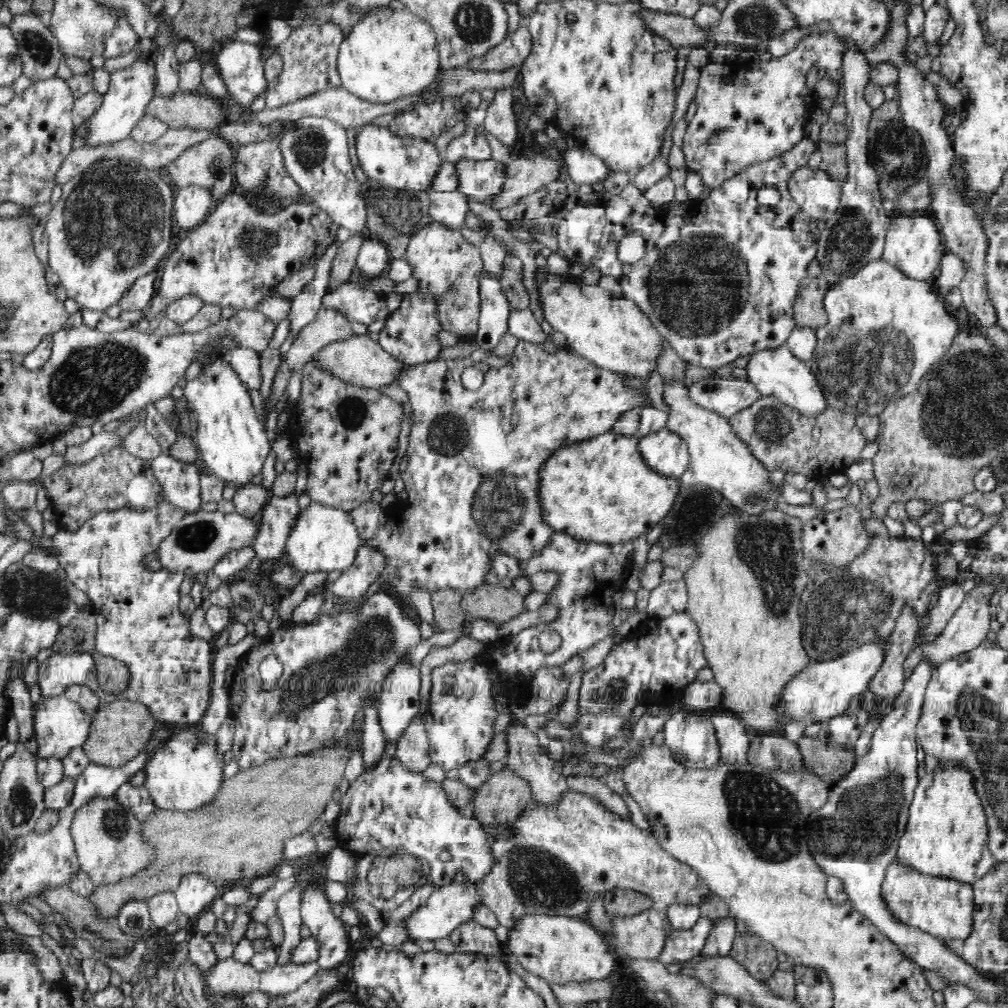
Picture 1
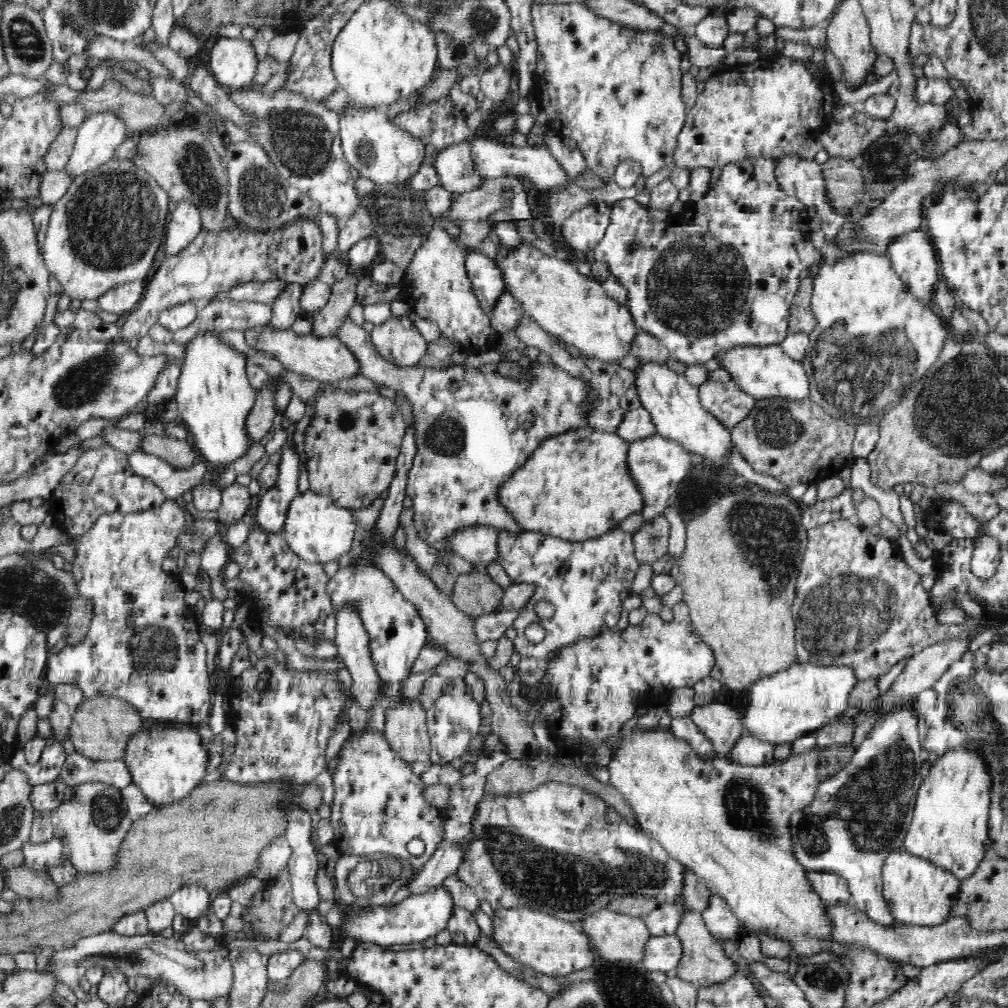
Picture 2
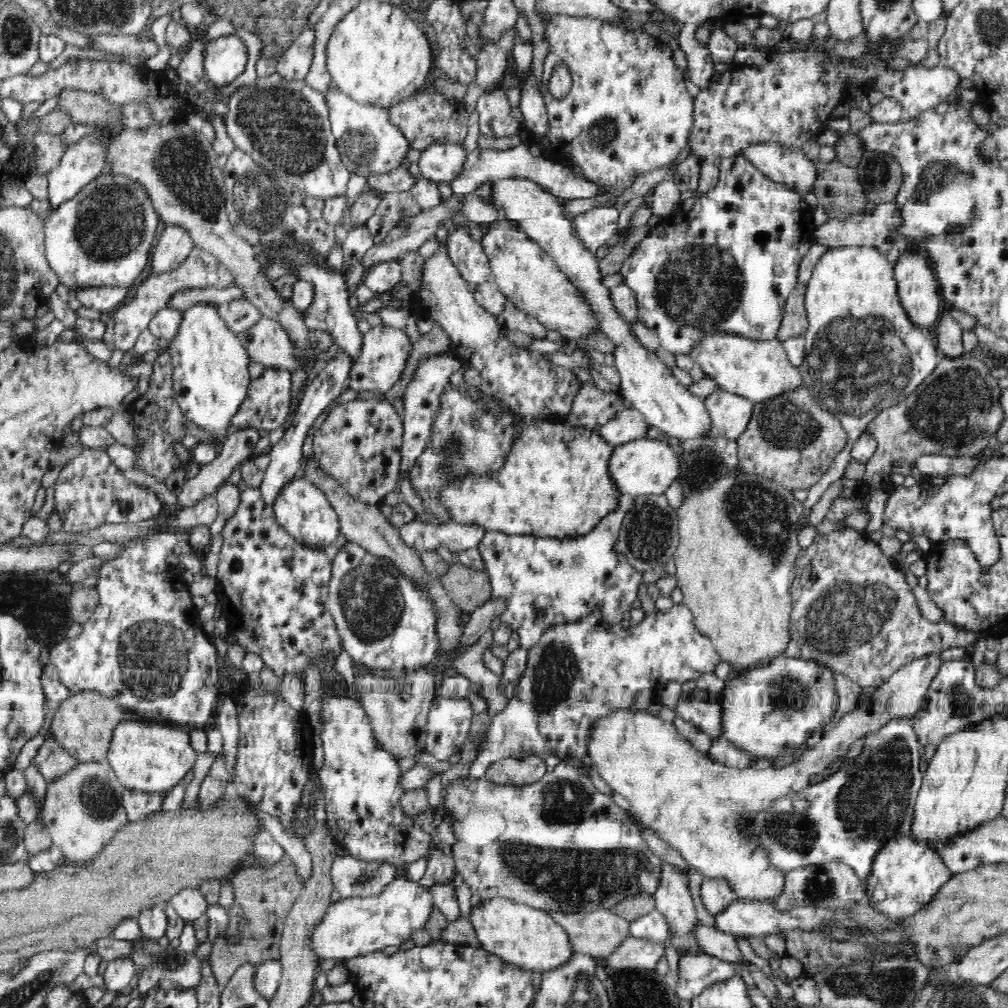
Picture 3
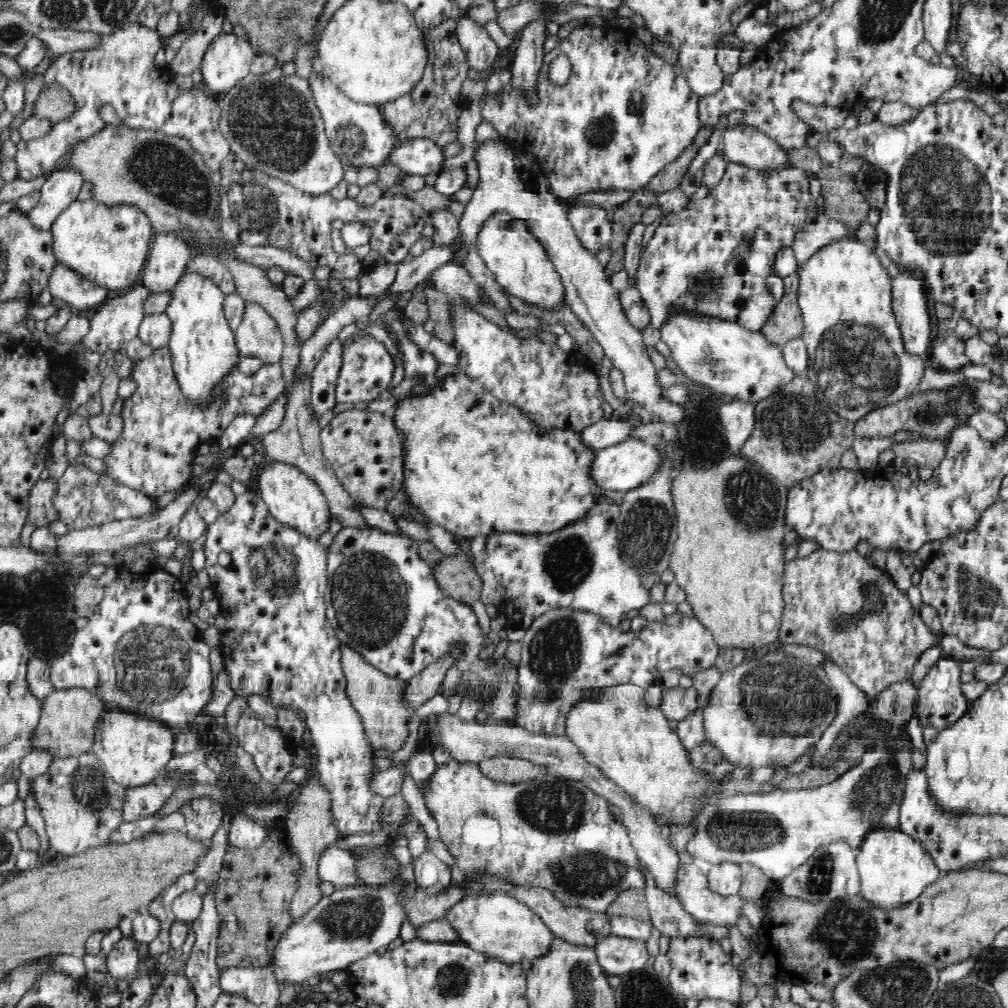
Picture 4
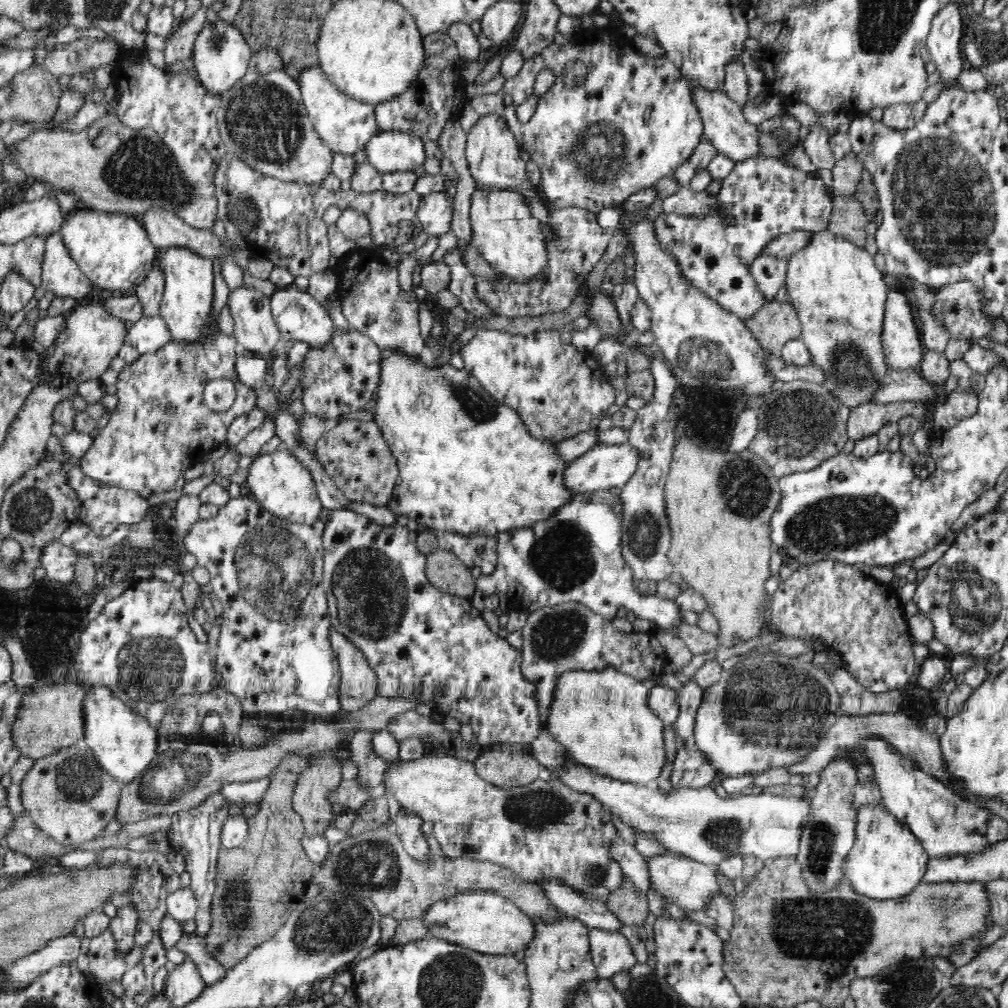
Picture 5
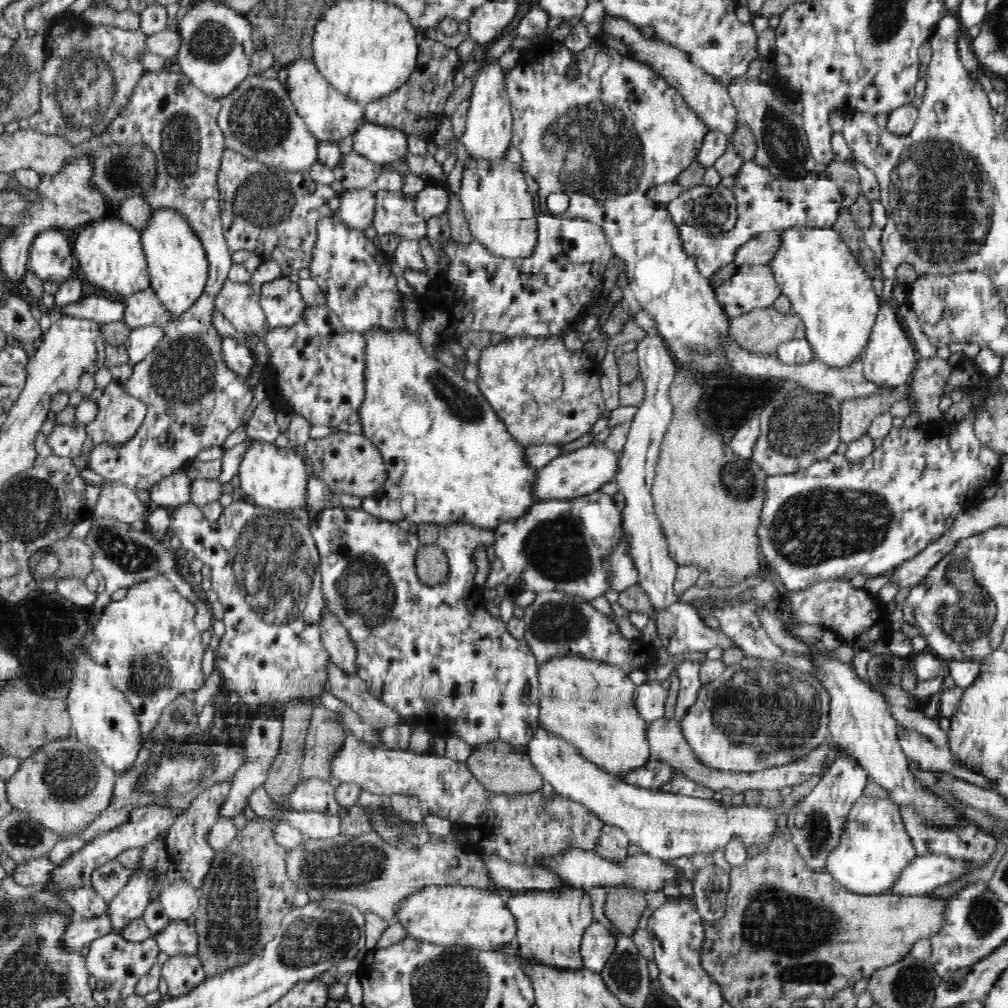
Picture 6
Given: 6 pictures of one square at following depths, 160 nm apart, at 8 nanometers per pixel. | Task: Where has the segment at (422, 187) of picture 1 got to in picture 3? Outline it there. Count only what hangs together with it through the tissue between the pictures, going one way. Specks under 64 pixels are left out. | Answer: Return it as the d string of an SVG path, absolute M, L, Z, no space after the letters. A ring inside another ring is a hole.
M334 84L324 97L331 113L332 133L336 137L341 159L350 172L364 177L370 174L384 175L404 164L410 152L410 141L400 129L391 124L388 110L356 102Z

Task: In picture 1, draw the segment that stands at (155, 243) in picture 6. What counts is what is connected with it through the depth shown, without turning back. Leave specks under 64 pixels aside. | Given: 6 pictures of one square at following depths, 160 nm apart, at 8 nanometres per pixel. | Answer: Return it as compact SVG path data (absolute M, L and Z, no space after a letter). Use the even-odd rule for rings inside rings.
M219 358L204 365L198 377L186 382L183 398L190 403L192 411L196 413L196 419L198 419L195 440L201 452L200 466L208 467L224 485L226 484L236 491L242 491L244 488L252 486L254 478L262 472L264 462L272 454L271 432L270 428L261 422L259 414L254 410L248 391L238 375Z

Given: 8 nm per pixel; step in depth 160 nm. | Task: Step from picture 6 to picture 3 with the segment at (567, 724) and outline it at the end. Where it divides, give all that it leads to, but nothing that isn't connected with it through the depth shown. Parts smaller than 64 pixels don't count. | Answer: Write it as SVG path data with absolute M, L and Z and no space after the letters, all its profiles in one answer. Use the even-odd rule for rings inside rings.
M933 652L928 653L927 655L921 656L916 660L912 660L908 664L903 664L900 668L892 674L888 678L888 680L881 684L878 688L875 689L873 693L869 695L864 695L863 699L860 701L858 708L856 710L852 710L848 714L845 714L840 718L840 722L832 727L830 732L826 733L820 739L820 742L816 743L814 747L810 748L810 750L805 750L800 756L798 756L798 760L792 762L792 764L788 764L788 766L784 766L783 768L732 768L726 766L725 764L720 764L718 761L712 760L710 756L707 754L696 750L690 742L684 736L681 736L677 732L677 728L673 722L663 721L660 719L660 716L651 715L646 712L643 708L631 708L627 710L618 710L618 712L614 712L614 714L610 716L606 716L606 718L602 718L602 720L598 720L596 722L596 726L594 726L592 743L588 744L588 755L592 761L594 761L594 765L596 765L596 769L600 772L600 776L604 778L604 782L610 786L616 793L622 794L626 800L630 803L631 810L637 814L637 817L641 820L643 824L646 824L648 828L653 829L657 836L665 840L673 848L673 850L678 851L683 857L684 860L690 864L690 866L694 866L696 870L698 870L698 874L703 876L703 878L708 878L712 880L723 880L728 886L733 890L733 894L737 896L737 900L743 900L743 902L761 902L761 904L774 904L776 902L776 898L784 892L784 888L786 888L786 874L787 872L784 869L780 869L780 867L774 865L772 863L772 859L770 859L770 853L768 853L768 849L762 845L761 840L758 840L754 843L754 838L756 838L756 831L752 830L752 816L754 814L759 814L759 812L770 812L772 808L774 808L774 804L776 804L776 800L780 800L782 796L788 796L792 792L802 792L802 790L806 790L816 778L819 778L823 771L832 763L834 760L839 757L844 756L848 752L848 748L850 748L850 744L858 739L865 738L870 732L876 732L876 730L880 730L880 727L883 724L886 724L889 720L892 720L892 717L908 717L913 718L916 714L917 708L921 705L921 701L923 700L923 696L928 692L928 688L930 688L930 684L932 684L932 680L938 676L938 672L940 672L940 668L942 668L942 664L944 664L944 660L942 660L942 654Z

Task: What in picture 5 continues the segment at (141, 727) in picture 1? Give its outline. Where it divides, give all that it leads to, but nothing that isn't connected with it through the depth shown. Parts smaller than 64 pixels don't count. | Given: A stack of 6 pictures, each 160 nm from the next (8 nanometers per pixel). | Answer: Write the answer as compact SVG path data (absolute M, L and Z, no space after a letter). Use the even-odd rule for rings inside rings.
M78 683L35 687L30 694L23 694L22 712L14 724L14 743L20 747L22 756L34 760L58 753L64 748L83 743L84 698L88 688Z

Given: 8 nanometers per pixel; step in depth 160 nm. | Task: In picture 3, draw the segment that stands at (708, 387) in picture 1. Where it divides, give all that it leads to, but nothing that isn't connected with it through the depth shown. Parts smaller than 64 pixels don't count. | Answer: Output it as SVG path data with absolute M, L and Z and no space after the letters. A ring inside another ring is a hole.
M720 387L715 388L704 401L712 419L713 430L736 441L746 430L755 402Z

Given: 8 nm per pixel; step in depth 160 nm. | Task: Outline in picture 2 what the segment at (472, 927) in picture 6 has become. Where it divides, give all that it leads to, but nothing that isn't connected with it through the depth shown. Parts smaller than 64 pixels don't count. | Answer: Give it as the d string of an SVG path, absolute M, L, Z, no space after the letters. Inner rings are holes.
M502 908L494 911L492 930L499 948L526 967L531 975L568 976L578 970L594 968L598 962L598 953L591 945L582 921L570 922L527 908Z

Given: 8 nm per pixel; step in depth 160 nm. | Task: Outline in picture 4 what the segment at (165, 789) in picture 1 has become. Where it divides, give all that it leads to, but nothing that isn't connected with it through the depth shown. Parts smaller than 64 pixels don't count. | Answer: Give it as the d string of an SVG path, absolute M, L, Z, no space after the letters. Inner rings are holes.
M108 708L100 716L100 722L98 722L98 729L96 730L97 740L95 748L92 750L98 759L102 761L104 770L108 771L110 776L120 786L123 786L125 789L131 789L149 785L161 776L161 773L168 766L168 763L171 762L171 759L174 759L178 755L174 754L176 745L175 731L175 729L170 728L161 721Z

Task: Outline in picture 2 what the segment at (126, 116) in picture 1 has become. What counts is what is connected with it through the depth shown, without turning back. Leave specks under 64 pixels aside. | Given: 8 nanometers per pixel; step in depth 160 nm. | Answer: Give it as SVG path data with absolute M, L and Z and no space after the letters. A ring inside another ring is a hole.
M104 110L104 112L88 113L84 123L78 129L78 136L74 144L74 150L66 169L74 178L80 173L93 169L114 156L114 150L128 137L126 120L117 110Z

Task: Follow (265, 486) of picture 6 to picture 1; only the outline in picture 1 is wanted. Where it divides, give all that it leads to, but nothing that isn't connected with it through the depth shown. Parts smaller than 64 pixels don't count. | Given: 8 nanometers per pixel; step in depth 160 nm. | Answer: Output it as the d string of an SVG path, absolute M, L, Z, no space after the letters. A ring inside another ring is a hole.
M312 502L296 519L296 526L286 542L286 557L297 572L346 572L354 564L360 546L358 529L347 511Z

